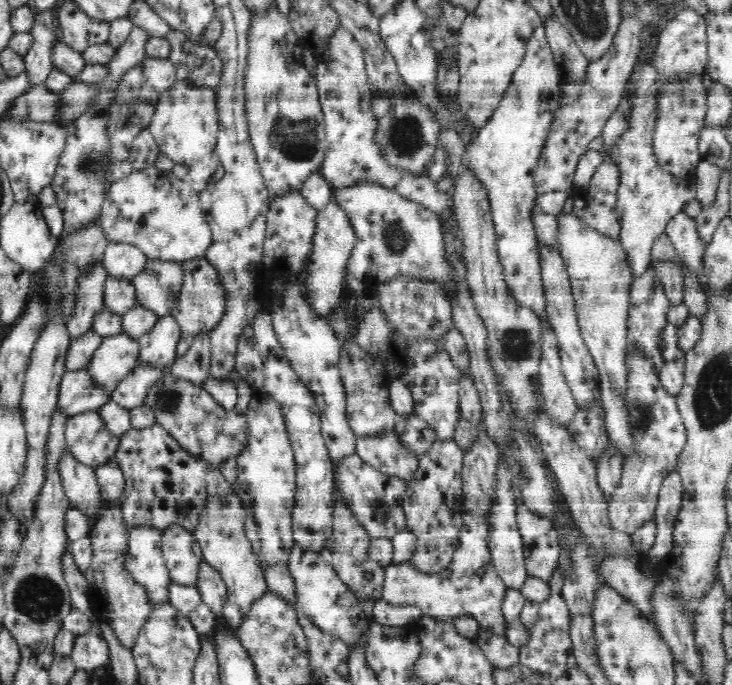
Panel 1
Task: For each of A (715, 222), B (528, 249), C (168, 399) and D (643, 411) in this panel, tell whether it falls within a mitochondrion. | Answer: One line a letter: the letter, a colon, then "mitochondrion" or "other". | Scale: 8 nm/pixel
A: other
B: other
C: mitochondrion
D: mitochondrion

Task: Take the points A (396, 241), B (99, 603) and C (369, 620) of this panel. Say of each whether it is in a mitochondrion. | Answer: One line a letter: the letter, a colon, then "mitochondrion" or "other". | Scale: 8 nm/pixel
A: mitochondrion
B: other
C: other

